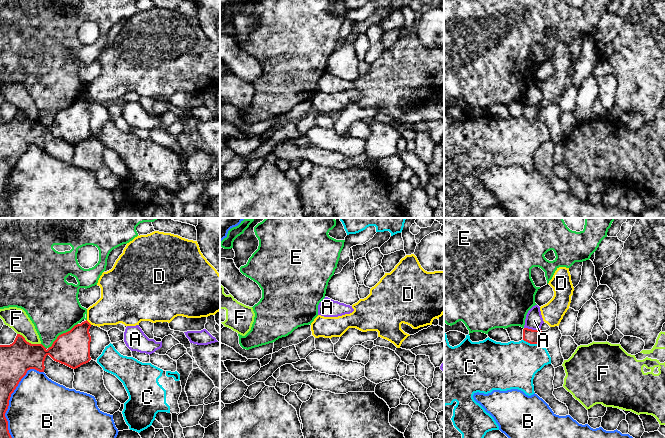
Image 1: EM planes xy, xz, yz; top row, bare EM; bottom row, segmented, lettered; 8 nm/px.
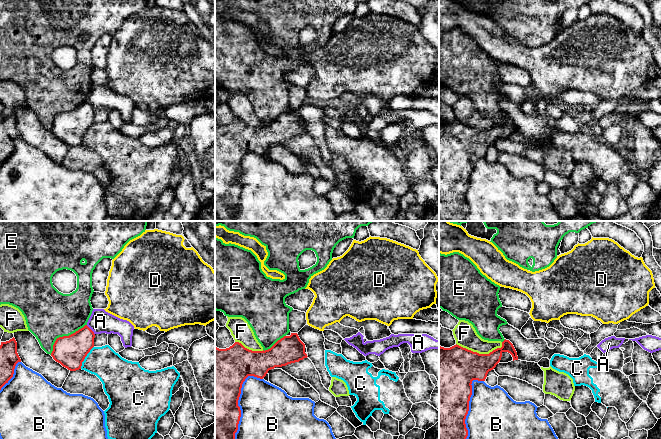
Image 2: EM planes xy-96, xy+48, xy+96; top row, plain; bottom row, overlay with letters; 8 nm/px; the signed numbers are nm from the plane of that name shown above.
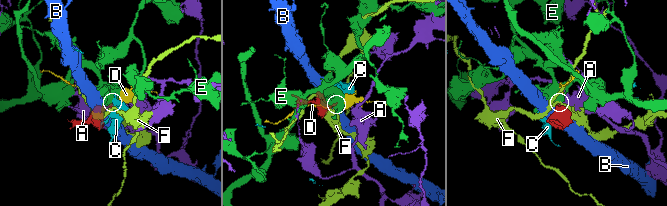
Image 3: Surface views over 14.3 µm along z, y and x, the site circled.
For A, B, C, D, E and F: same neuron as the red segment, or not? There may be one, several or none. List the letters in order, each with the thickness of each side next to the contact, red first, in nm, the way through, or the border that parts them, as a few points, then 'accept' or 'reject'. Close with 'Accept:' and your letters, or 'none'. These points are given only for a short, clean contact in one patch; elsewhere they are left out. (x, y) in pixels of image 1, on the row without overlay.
A: 110 nm thick on the red side, 140 nm on the other; border along yz (524, 103), (540, 105); reject
B: 220 nm thick on the red side, 480 nm on the other; reject
C: 110 nm thick on the red side, 380 nm on the other; border along yz (523, 115), (530, 119), (538, 120); reject
D: 280 nm thick on the red side, 260 nm on the other; border along xy (86, 96), (91, 100); reject
E: 280 nm thick on the red side, 420 nm on the other; reject
F: 260 nm thick on the red side, 180 nm on the other; reject
Accept: none

